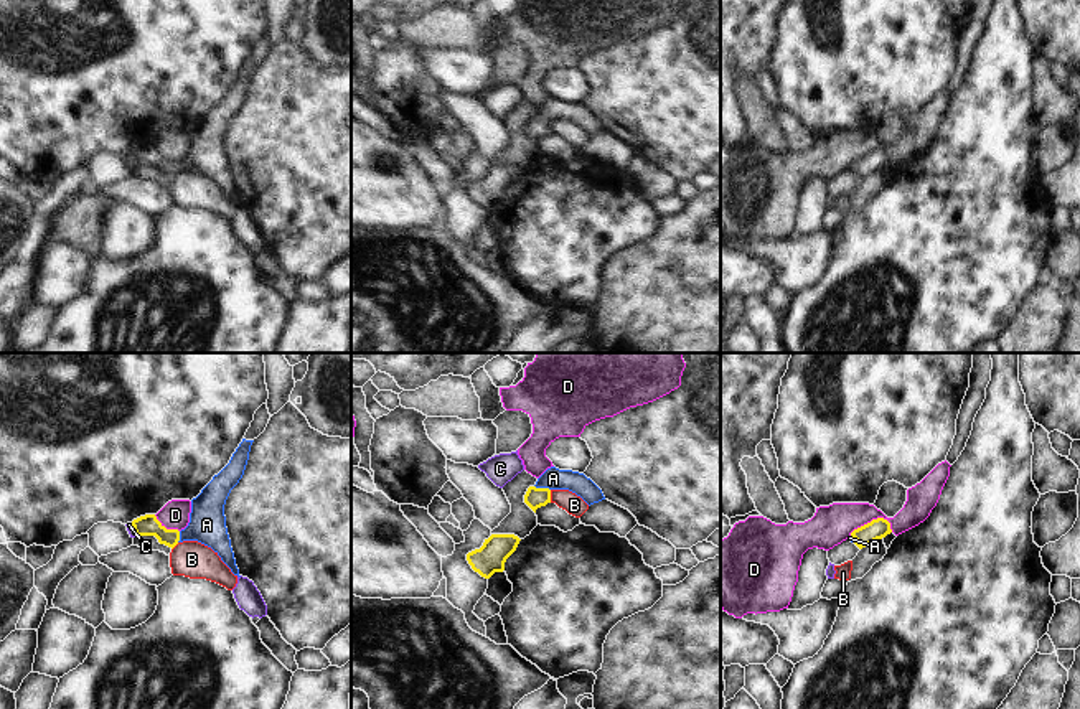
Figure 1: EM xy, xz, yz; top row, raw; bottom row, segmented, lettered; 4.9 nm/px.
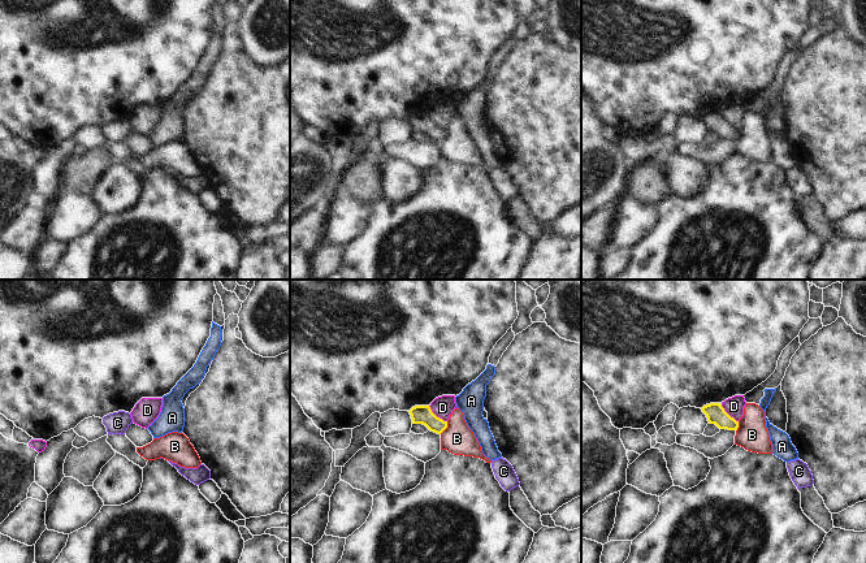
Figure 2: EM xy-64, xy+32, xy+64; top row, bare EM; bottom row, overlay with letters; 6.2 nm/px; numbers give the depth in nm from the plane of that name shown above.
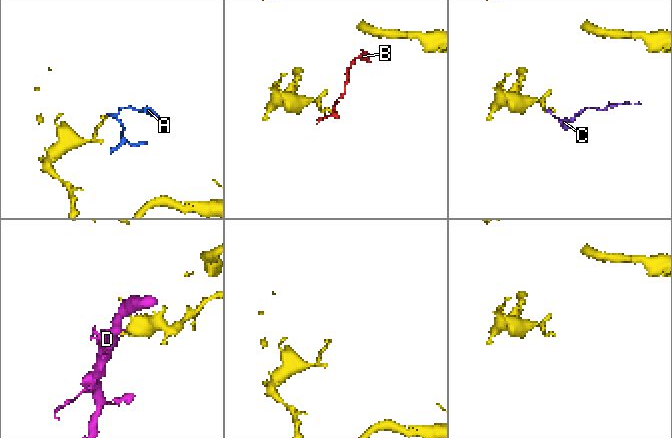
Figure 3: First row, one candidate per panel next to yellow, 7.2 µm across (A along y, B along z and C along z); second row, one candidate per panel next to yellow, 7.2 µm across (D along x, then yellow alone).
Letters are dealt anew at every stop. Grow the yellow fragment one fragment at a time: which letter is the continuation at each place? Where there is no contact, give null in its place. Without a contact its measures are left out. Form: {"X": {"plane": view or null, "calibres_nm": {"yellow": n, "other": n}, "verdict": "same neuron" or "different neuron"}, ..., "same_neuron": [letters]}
{"A": {"plane": "xz", "calibres_nm": {"yellow": 100, "other": 110}, "verdict": "same neuron"}, "B": {"plane": "xz", "calibres_nm": {"yellow": 100, "other": 100}, "verdict": "different neuron"}, "C": {"plane": "xy", "calibres_nm": {"yellow": 100, "other": 30}, "verdict": "different neuron"}, "D": {"plane": "yz", "calibres_nm": {"yellow": 100, "other": 190}, "verdict": "different neuron"}, "same_neuron": ["A"]}

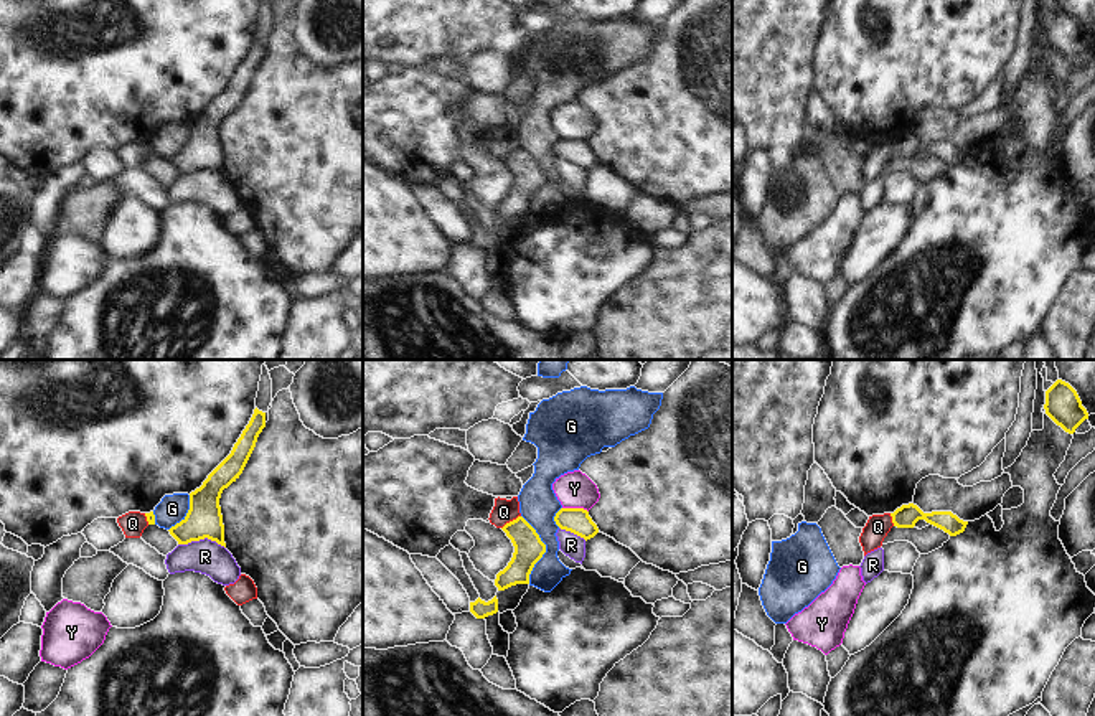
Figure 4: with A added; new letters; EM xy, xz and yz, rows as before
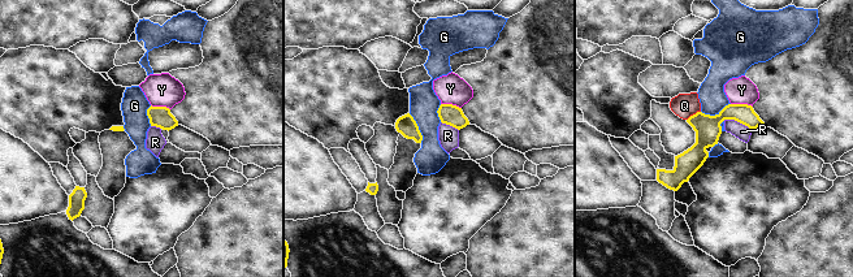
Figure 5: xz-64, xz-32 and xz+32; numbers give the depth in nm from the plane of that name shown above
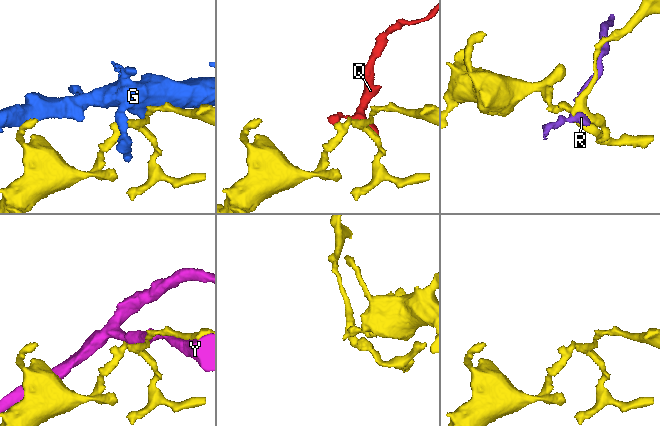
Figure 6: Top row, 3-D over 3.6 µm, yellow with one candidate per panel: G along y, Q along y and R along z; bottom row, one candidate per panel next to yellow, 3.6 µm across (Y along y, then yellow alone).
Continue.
{"G": {"plane": "xz", "calibres_nm": {"yellow": 140, "other": 190}, "verdict": "different neuron"}, "Q": {"plane": "xz", "calibres_nm": {"yellow": 140, "other": 120}, "verdict": "different neuron"}, "R": {"plane": "xy", "calibres_nm": {"yellow": 180, "other": 170}, "verdict": "different neuron"}, "Y": {"plane": "xz", "calibres_nm": {"yellow": 130, "other": 180}, "verdict": "different neuron"}, "same_neuron": []}

